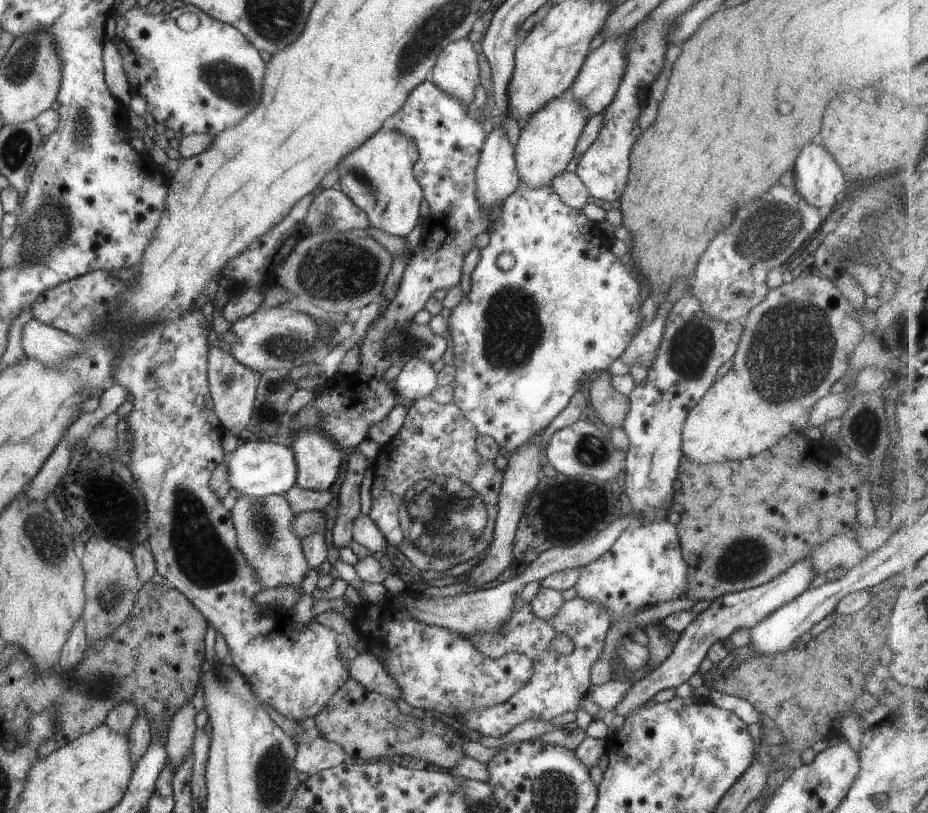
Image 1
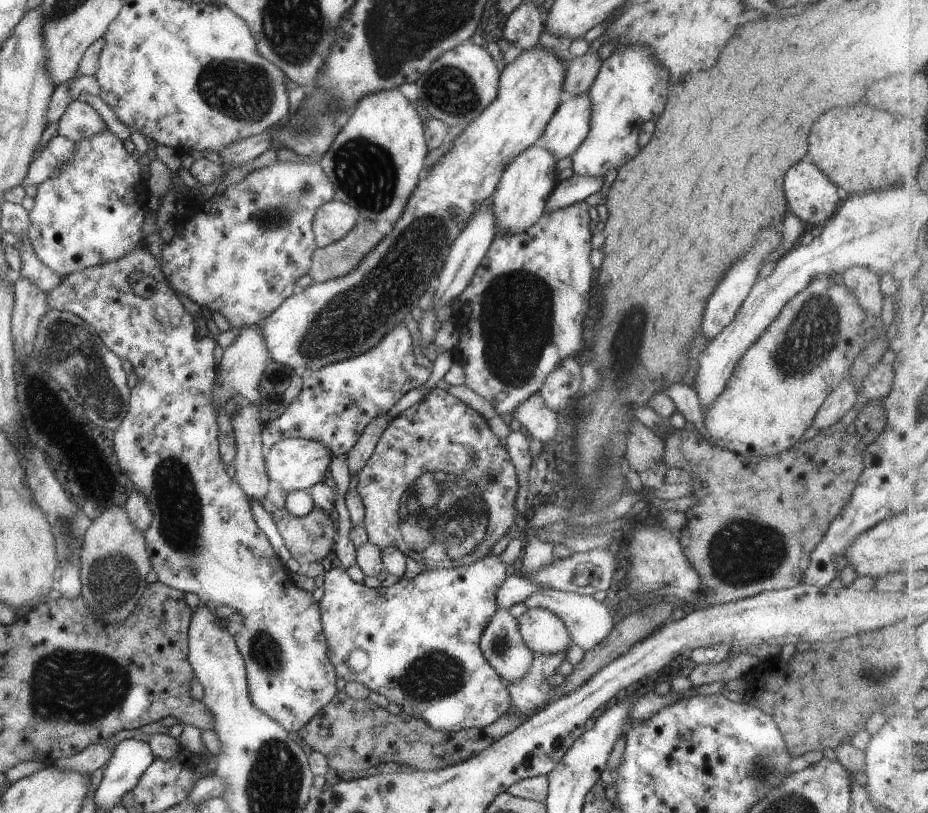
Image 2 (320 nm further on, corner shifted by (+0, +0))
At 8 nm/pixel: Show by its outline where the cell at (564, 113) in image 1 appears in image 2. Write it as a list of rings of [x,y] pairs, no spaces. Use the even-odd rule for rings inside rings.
[[[530,145],[526,150],[517,154],[499,176],[495,191],[490,195],[491,210],[495,216],[495,231],[501,234],[515,234],[537,222],[545,208],[545,200],[555,188],[557,158],[545,148]]]

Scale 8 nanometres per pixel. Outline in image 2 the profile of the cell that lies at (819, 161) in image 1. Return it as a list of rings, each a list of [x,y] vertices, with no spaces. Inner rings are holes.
[[[797,162],[787,170],[783,178],[783,190],[788,209],[802,224],[811,225],[811,229],[816,226],[822,227],[841,203],[837,197],[837,186],[819,168],[807,162]]]

